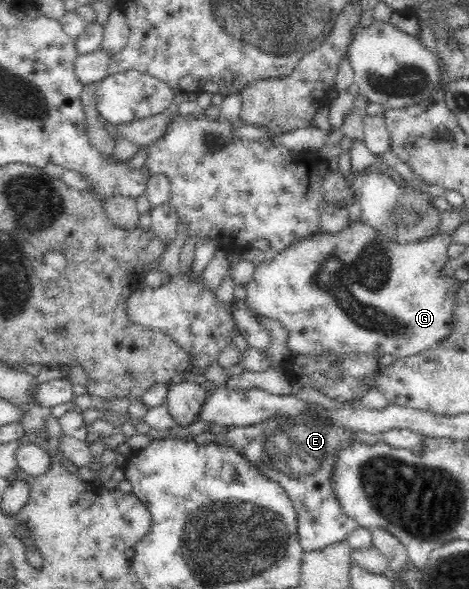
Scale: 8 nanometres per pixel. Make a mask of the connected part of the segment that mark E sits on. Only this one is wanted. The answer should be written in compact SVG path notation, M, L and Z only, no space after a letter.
M307 412L289 418L279 415L253 425L228 426L221 435L222 445L233 448L251 467L286 491L296 513L296 532L301 547L304 551L313 551L343 541L357 529L357 522L345 513L335 494L333 471L342 450L362 443L355 436L359 432L335 426Z

